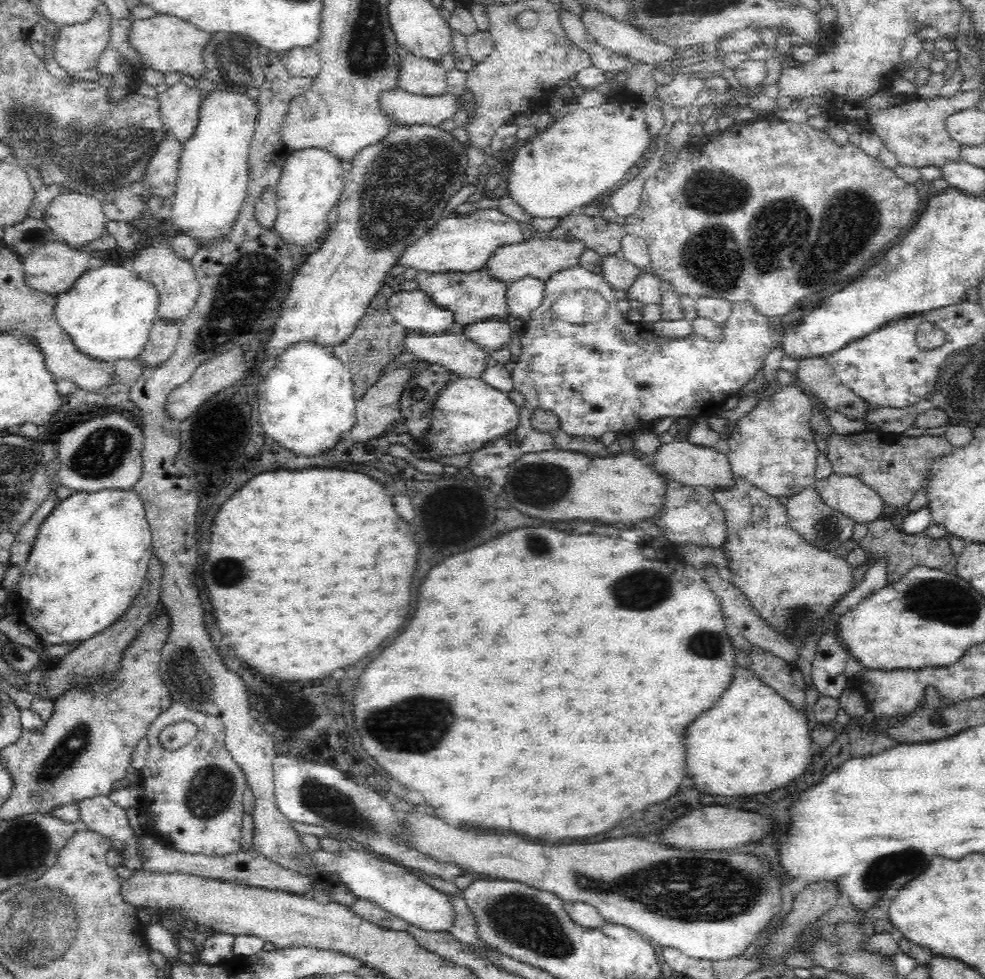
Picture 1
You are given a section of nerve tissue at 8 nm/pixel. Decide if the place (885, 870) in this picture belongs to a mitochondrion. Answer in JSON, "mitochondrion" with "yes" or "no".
{"mitochondrion":"yes"}

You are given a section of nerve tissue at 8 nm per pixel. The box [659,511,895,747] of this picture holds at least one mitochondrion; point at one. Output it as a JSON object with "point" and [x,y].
{"point":[798,618]}

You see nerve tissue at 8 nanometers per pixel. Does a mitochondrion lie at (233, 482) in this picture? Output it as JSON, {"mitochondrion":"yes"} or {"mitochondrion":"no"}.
{"mitochondrion":"no"}

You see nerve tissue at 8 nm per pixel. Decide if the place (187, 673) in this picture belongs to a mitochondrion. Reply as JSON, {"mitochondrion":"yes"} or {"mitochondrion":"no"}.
{"mitochondrion":"yes"}

